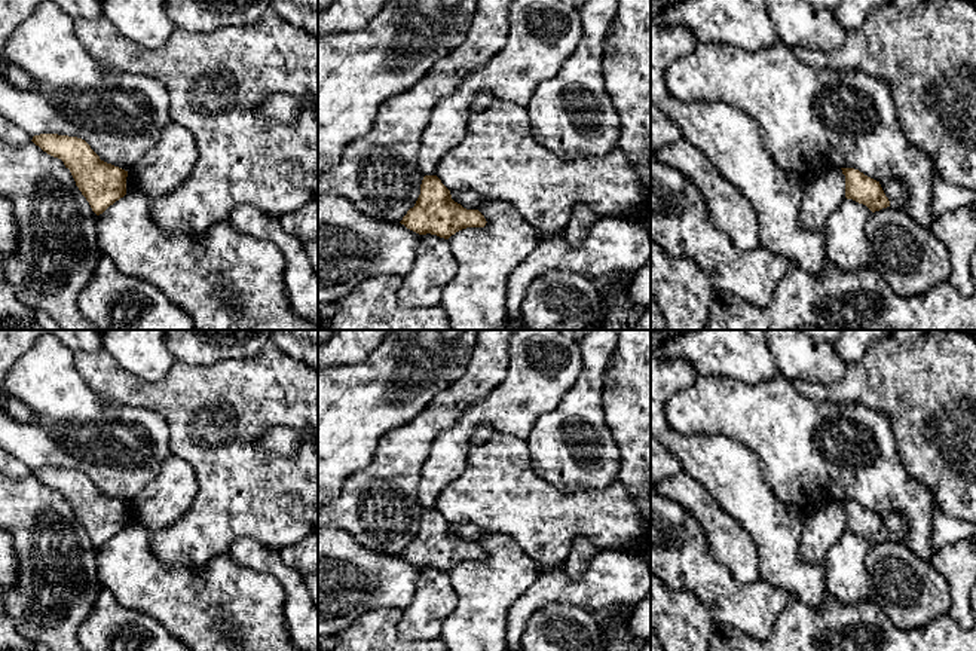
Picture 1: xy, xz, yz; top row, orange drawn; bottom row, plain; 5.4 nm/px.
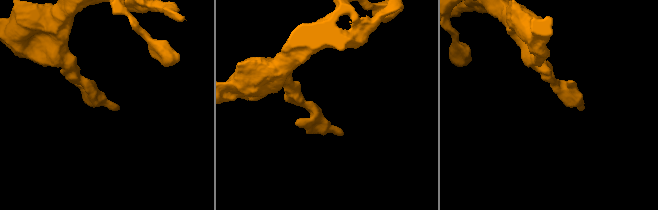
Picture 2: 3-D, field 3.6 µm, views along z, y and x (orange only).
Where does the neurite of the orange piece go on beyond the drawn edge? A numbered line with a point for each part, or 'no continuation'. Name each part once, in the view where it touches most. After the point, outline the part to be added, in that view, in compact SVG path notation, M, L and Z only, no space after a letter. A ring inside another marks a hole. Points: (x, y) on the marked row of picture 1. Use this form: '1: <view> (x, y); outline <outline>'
no continuation

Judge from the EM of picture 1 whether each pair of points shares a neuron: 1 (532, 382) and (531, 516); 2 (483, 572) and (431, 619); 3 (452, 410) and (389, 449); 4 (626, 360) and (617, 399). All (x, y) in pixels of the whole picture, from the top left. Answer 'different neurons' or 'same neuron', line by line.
1: different neurons
2: different neurons
3: same neuron
4: same neuron

